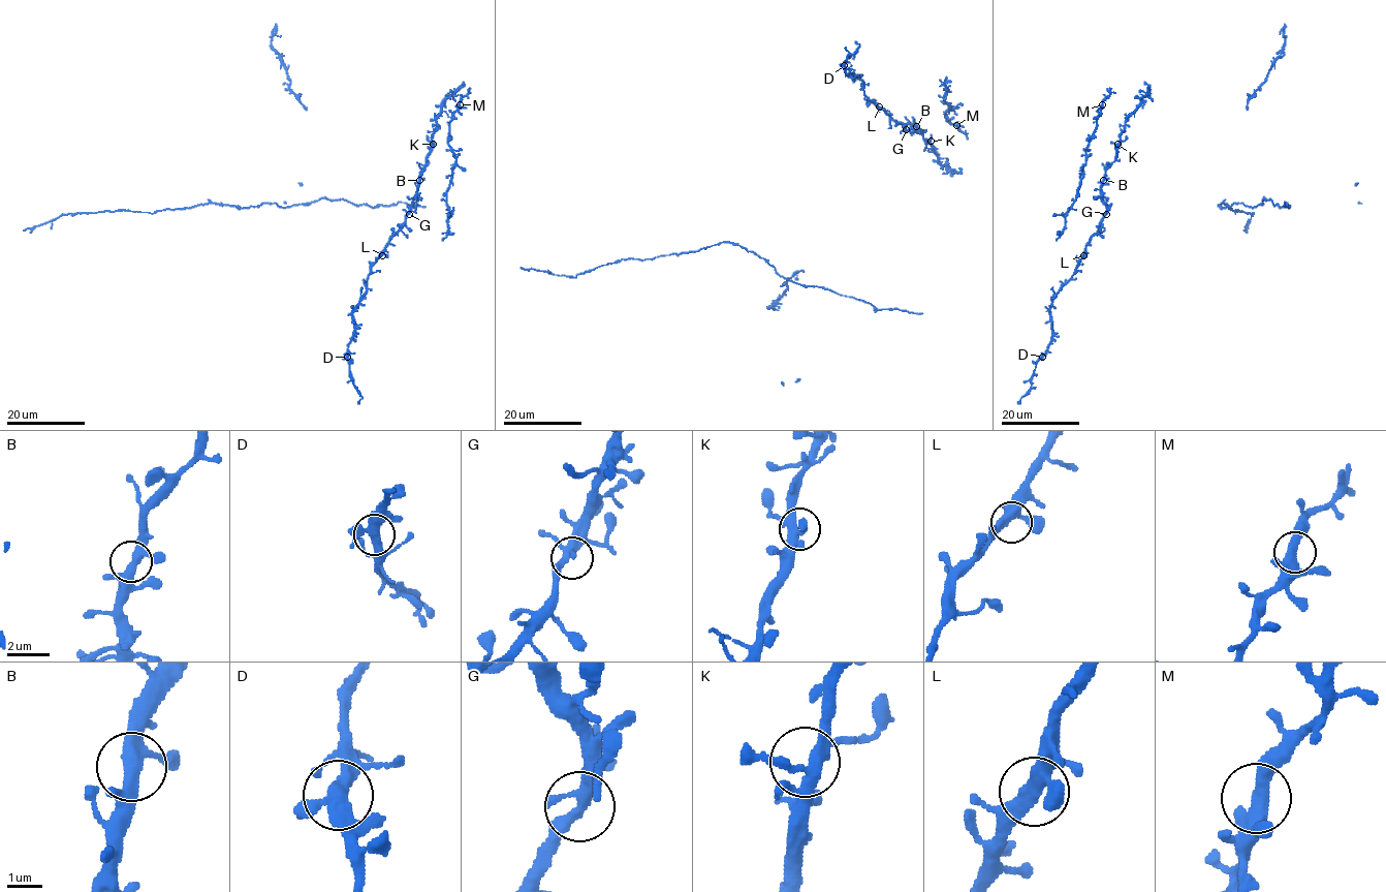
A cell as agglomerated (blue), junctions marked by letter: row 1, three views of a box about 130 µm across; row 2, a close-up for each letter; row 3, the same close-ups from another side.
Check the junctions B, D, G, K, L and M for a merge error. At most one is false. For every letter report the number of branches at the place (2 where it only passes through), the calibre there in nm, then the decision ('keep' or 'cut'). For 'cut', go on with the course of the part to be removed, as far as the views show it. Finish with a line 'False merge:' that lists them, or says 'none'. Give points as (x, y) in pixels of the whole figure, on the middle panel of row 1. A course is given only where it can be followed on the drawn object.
B: branches 4; calibre 360 nm; keep
D: branches 4; calibre 380 nm; keep
G: branches 4; calibre 320 nm; keep
K: branches 4; calibre 320 nm; keep
L: branches 4; calibre 360 nm; keep
M: branches 4; calibre 360 nm; keep
False merge: none

